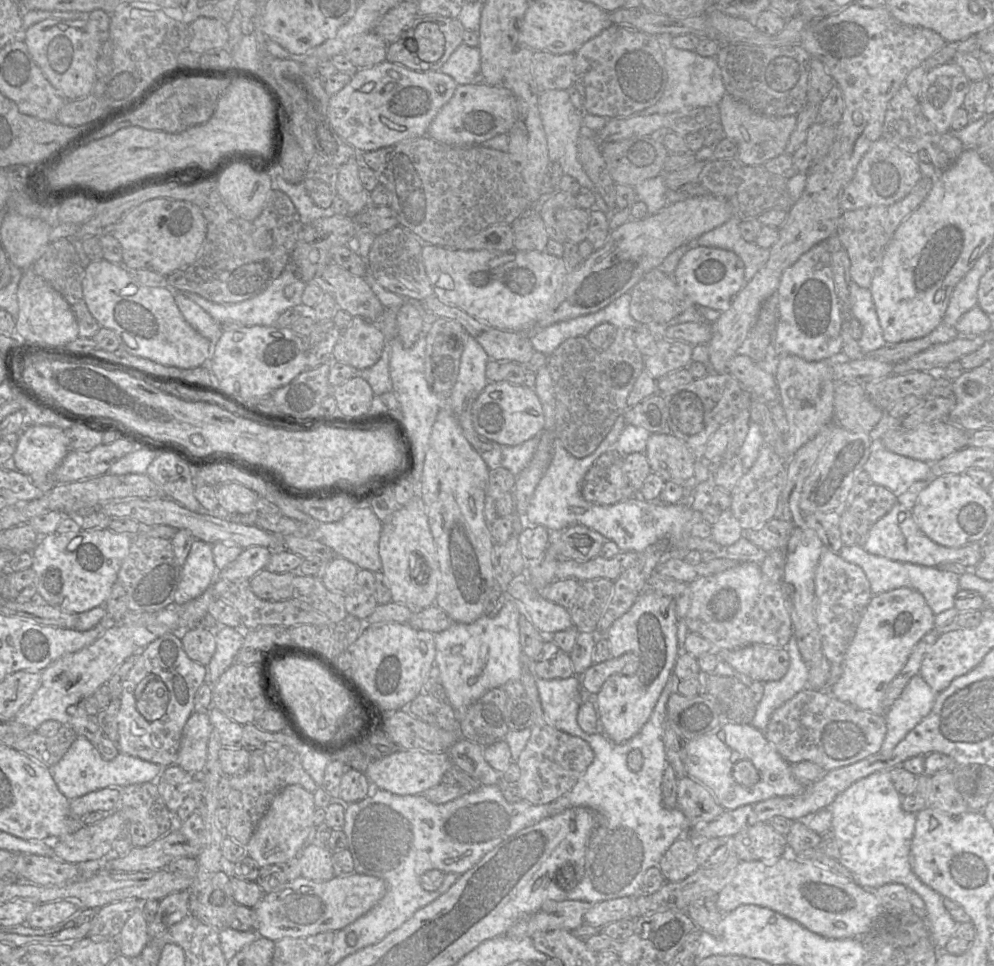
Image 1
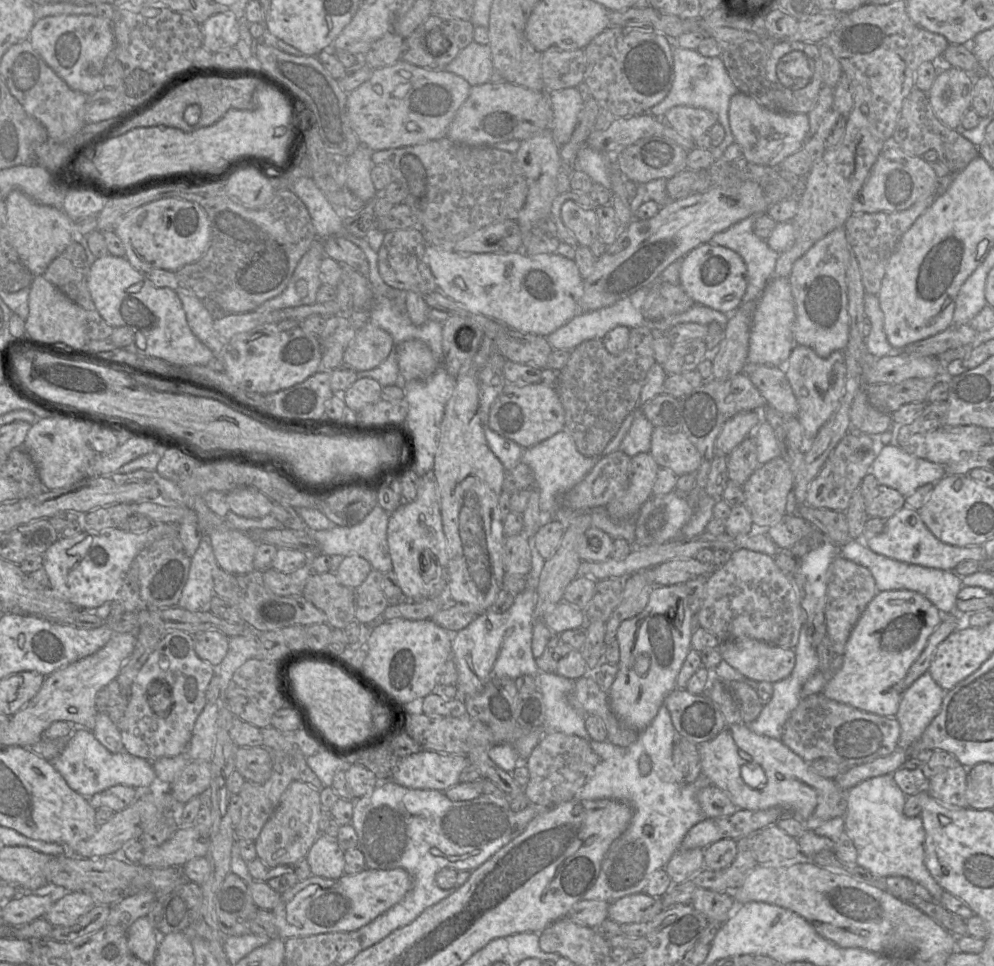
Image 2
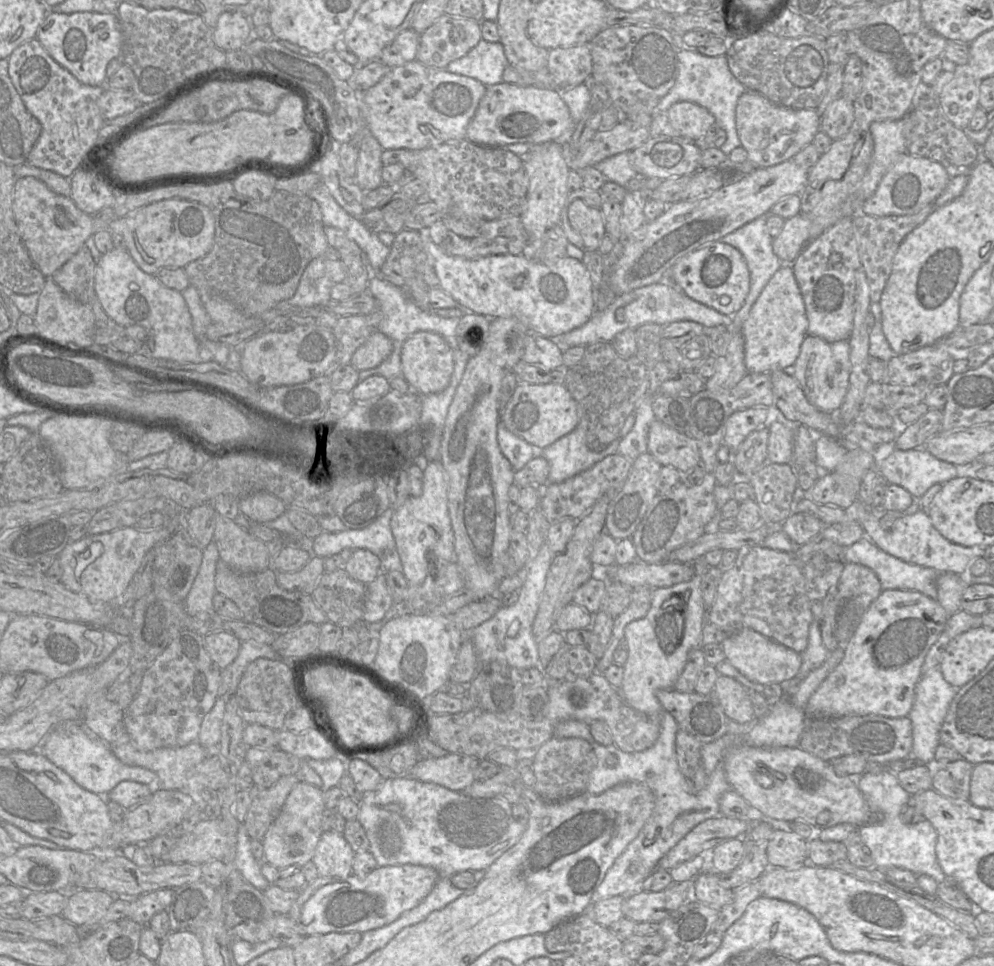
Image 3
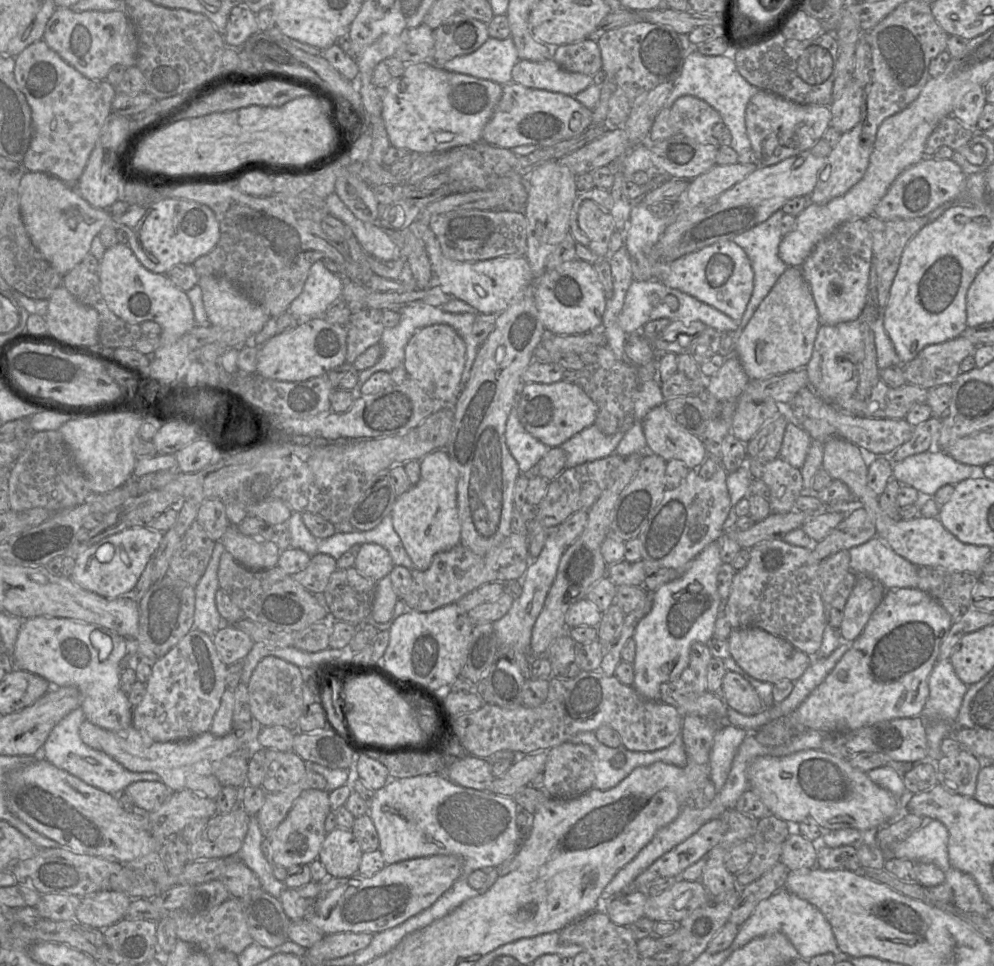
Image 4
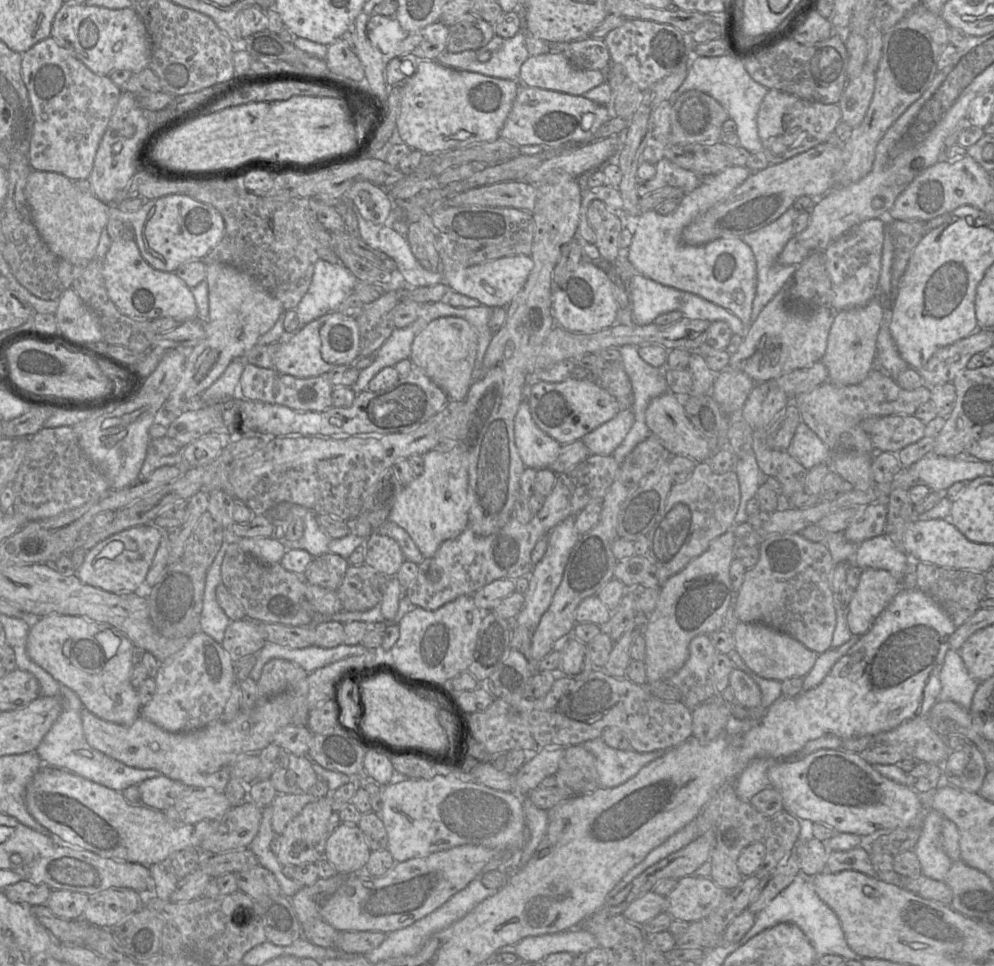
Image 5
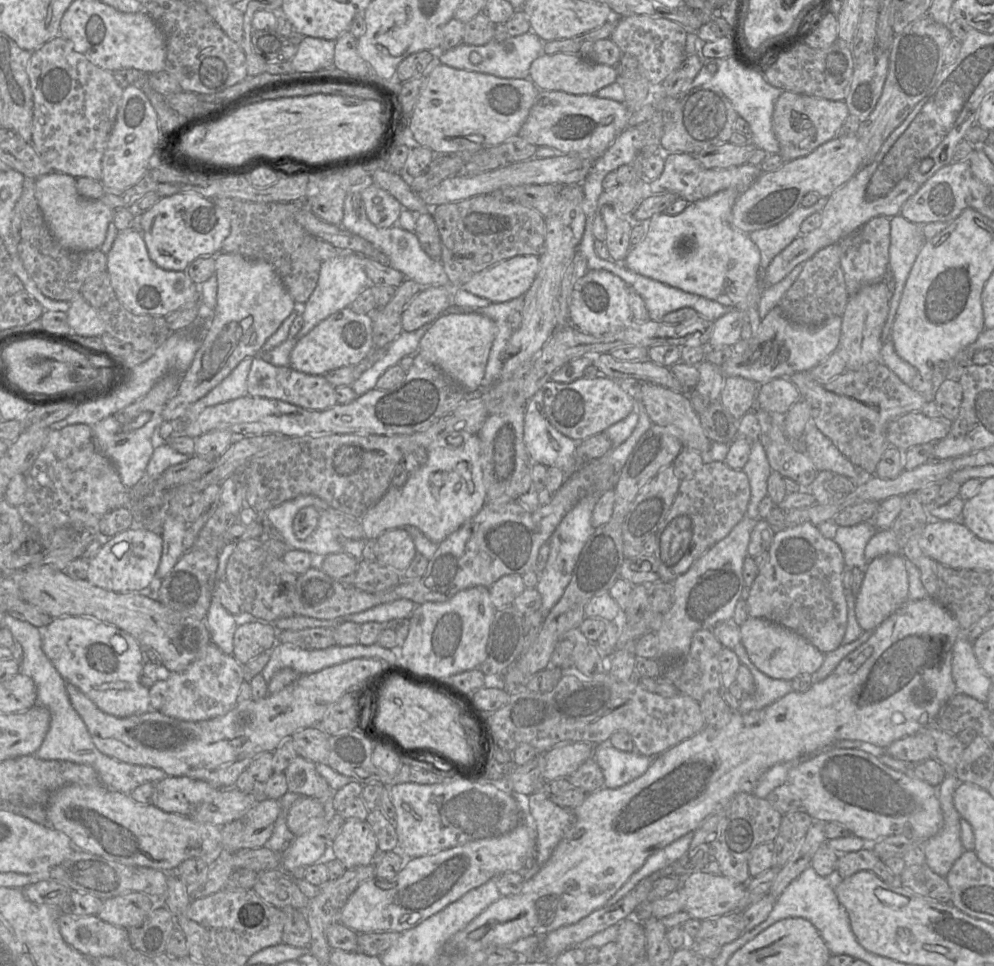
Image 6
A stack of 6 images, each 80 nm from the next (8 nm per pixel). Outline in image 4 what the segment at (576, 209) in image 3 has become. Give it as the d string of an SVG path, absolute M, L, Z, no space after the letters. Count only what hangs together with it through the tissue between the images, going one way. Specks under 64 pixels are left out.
M585 200L578 211L578 225L590 240L590 250L606 257L610 238L617 231L613 217L592 200Z

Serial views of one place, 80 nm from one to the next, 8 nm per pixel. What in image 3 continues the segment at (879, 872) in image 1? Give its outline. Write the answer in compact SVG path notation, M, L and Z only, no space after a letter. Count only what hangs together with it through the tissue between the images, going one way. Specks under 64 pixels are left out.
M888 767L867 771L859 777L857 786L866 798L873 815L878 816L876 821L870 821L858 827L858 833L861 839L870 849L875 865L874 868L883 870L889 867L904 868L912 871L916 875L927 874L933 877L939 884L948 880L937 859L936 843L938 835L931 822L925 819L917 824L907 825L901 820L902 811L909 804L910 794L900 785L896 774L894 774Z

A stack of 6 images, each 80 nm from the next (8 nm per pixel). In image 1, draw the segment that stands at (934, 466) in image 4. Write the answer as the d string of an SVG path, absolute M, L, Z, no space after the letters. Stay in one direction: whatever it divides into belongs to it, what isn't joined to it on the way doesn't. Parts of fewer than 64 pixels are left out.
M872 442L871 453L863 470L873 484L883 486L898 496L914 482L932 479L930 464L893 453Z

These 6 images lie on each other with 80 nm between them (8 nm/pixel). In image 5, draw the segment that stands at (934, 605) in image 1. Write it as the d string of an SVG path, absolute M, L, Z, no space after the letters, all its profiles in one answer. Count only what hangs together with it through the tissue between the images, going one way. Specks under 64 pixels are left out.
M883 533L859 544L854 564L864 570L867 568L888 571L895 579L902 581L912 560L896 547L888 534Z

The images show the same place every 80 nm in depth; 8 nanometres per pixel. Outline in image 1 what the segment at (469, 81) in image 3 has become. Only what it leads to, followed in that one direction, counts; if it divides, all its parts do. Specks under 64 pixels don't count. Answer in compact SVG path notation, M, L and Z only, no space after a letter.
M384 61L369 68L360 68L350 82L331 96L328 119L334 132L359 153L394 145L400 141L422 137L440 109L450 100L457 87L455 80L441 71L414 71Z

